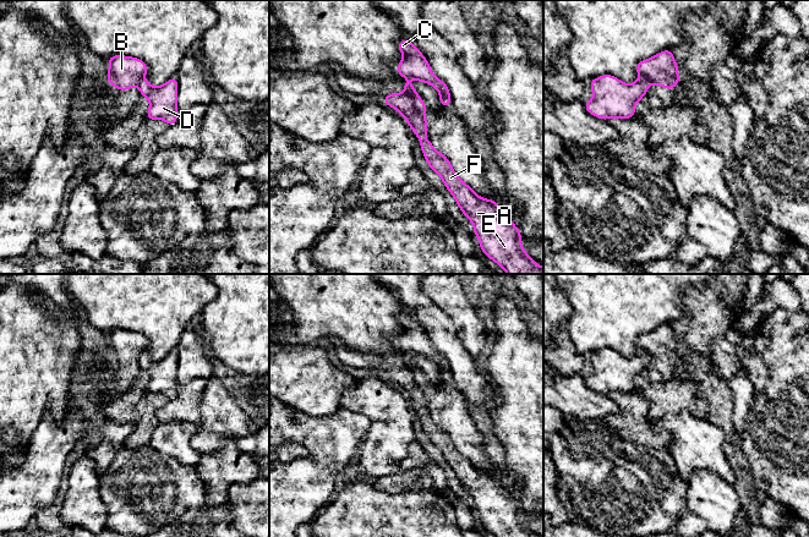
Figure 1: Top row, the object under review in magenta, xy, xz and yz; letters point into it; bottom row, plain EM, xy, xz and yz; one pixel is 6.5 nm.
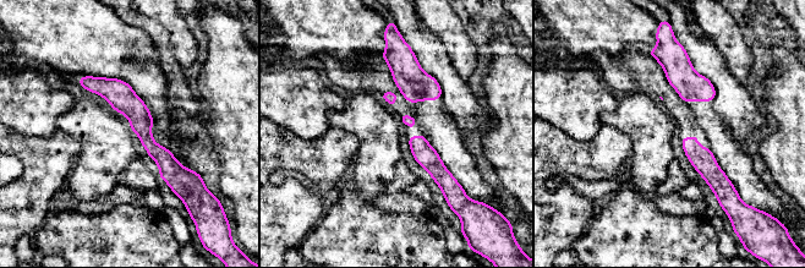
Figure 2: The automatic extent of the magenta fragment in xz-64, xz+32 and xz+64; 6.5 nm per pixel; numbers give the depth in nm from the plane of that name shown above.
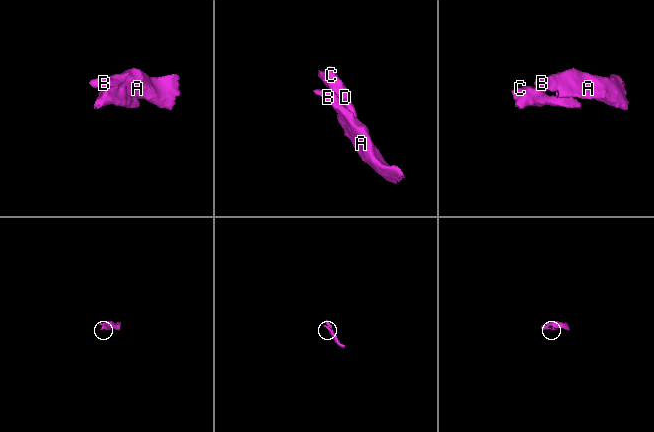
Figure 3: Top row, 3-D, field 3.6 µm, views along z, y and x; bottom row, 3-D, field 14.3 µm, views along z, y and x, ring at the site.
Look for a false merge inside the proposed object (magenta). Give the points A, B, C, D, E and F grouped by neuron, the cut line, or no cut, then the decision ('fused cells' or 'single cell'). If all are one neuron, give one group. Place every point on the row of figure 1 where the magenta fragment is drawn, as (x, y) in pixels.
groups A B E F / C D; cut xz (405, 89), (414, 102), (424, 109); fused cells

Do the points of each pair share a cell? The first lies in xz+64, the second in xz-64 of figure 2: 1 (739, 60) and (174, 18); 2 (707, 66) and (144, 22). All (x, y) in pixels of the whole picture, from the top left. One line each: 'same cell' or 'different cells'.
1: same cell
2: same cell

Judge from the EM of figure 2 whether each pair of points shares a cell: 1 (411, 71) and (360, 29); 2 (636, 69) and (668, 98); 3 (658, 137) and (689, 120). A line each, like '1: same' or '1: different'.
1: different
2: same
3: different

